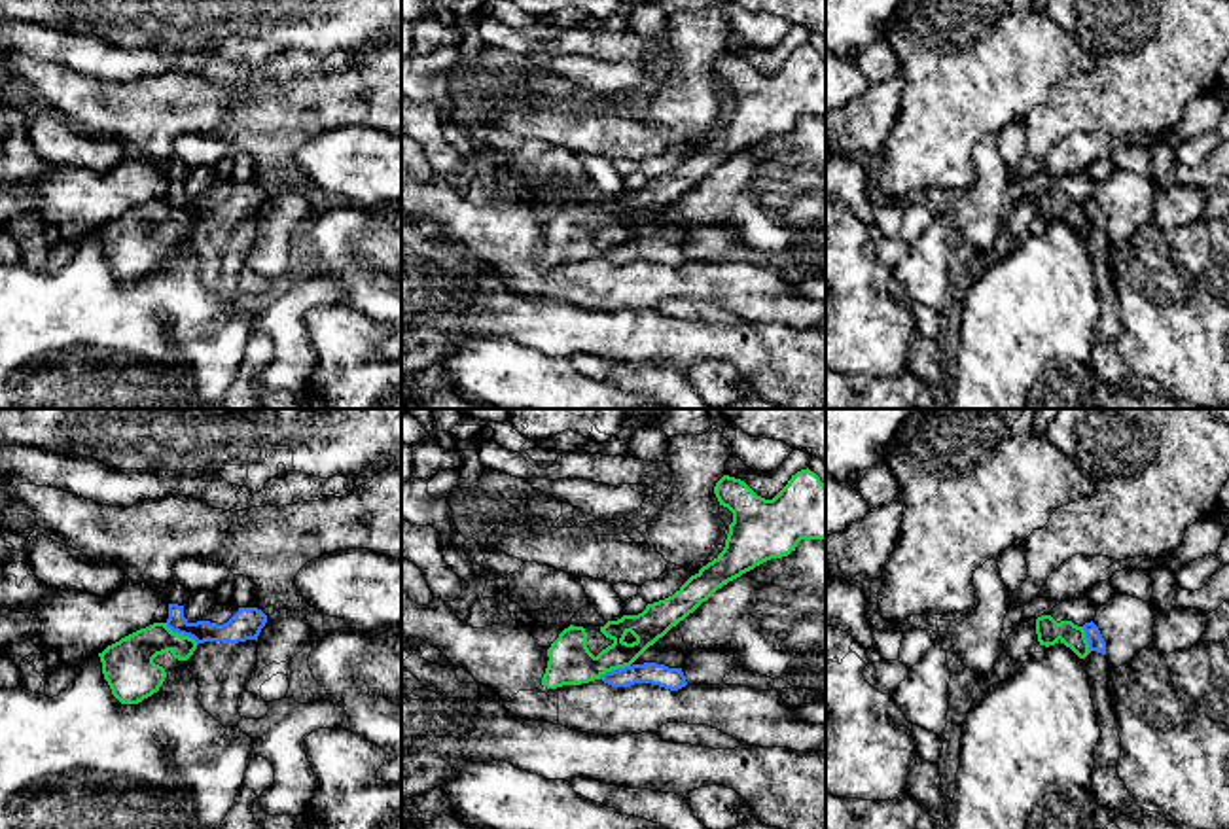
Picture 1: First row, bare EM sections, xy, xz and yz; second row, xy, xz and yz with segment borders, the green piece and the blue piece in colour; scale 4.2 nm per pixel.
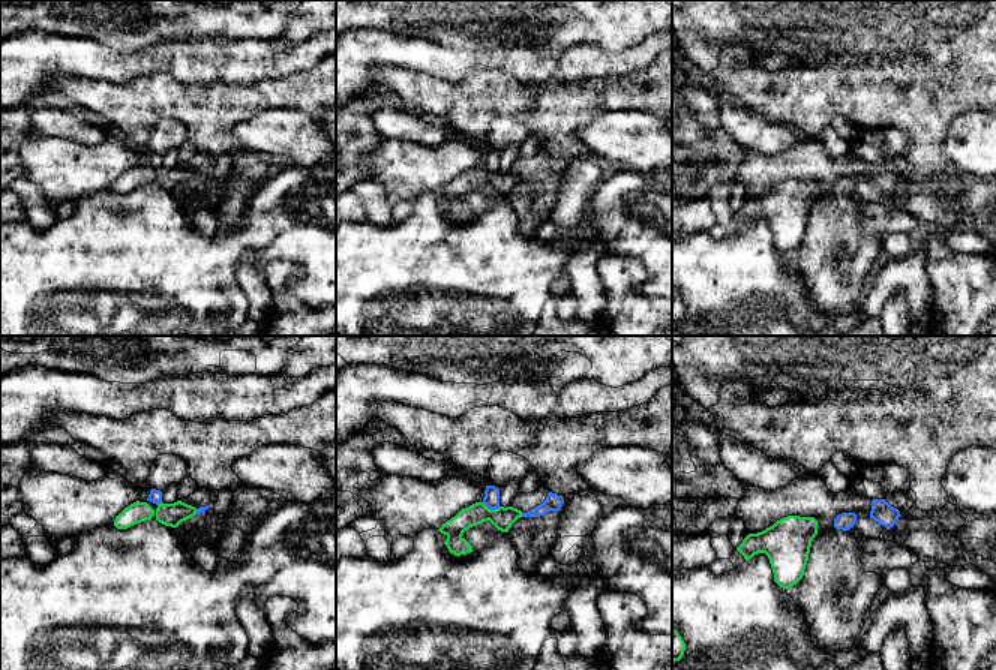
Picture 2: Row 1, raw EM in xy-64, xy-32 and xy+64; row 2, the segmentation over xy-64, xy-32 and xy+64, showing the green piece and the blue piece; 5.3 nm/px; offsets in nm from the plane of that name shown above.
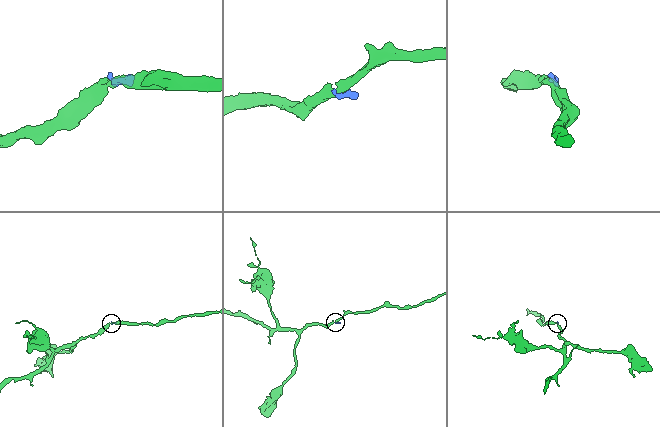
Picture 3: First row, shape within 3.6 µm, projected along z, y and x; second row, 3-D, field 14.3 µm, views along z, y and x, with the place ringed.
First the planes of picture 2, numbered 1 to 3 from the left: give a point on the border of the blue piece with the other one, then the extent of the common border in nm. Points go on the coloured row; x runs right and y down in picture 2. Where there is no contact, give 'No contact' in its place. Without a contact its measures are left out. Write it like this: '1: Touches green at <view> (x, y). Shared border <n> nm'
1: Touches green at xy-64 (159, 504). Shared border 40 nm
2: Touches green at xy-32 (491, 510). Shared border 110 nm
3: No contact

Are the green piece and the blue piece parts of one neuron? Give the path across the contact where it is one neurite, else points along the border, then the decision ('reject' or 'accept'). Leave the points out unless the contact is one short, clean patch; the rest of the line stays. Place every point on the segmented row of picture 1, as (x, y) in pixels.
border along xy (165, 623), (197, 644); reject

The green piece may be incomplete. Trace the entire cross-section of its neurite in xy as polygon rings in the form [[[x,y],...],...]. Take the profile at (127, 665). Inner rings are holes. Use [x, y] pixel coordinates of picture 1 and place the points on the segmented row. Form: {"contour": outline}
{"contour": [[[167,623],[140,628],[98,653],[102,674],[121,704],[138,704],[163,685],[167,672],[153,659],[167,651],[187,661],[197,649],[189,636],[172,632]]]}

